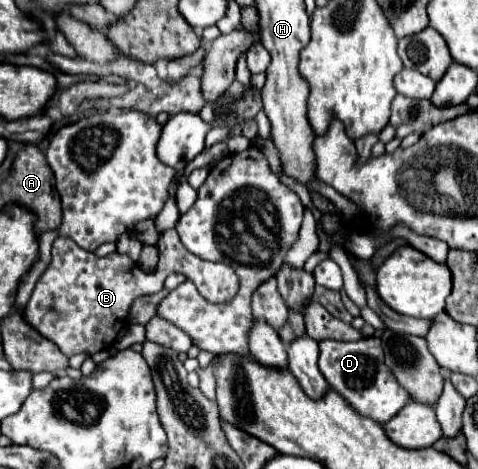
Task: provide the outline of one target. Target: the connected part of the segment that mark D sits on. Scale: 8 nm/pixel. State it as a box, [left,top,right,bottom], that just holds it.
[319,338,411,424]

